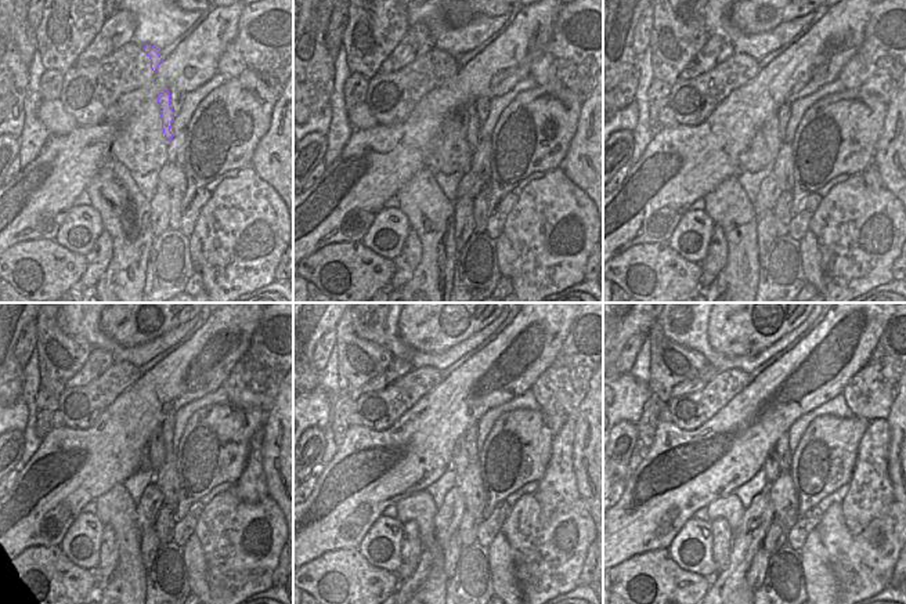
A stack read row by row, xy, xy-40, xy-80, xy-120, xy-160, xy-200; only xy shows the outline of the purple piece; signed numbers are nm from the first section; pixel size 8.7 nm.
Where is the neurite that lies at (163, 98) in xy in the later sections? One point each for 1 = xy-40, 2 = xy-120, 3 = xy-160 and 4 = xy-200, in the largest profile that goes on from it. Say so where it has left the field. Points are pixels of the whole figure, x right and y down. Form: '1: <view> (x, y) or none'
1: xy-40 (473, 126)
2: xy-120 (162, 448)
3: xy-160 (462, 455)
4: xy-200 (772, 465)

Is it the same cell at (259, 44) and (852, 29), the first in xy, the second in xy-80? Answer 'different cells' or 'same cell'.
different cells

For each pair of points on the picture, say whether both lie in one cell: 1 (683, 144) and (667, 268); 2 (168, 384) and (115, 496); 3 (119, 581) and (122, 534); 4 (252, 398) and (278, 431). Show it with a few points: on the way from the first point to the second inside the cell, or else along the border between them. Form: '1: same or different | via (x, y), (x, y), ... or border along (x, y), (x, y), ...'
1: different | border along (667, 239), (638, 243), (635, 246)
2: different | border along (121, 483), (93, 501)
3: same | via (126, 570), (126, 545)
4: different | border along (278, 390), (274, 405), (267, 413)

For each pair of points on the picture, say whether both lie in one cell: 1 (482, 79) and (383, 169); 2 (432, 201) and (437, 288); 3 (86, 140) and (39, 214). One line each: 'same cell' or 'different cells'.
1: same cell
2: same cell
3: same cell

